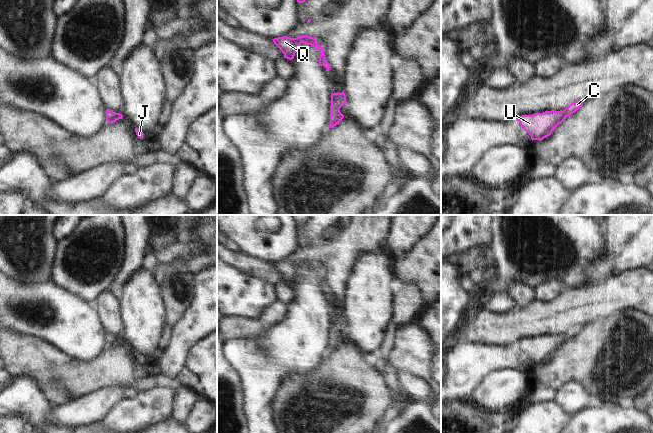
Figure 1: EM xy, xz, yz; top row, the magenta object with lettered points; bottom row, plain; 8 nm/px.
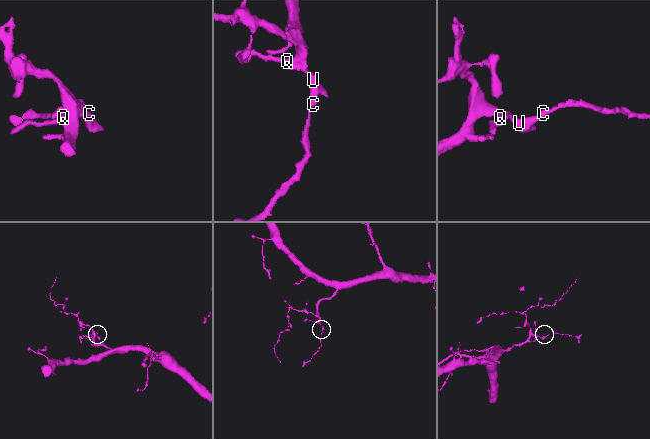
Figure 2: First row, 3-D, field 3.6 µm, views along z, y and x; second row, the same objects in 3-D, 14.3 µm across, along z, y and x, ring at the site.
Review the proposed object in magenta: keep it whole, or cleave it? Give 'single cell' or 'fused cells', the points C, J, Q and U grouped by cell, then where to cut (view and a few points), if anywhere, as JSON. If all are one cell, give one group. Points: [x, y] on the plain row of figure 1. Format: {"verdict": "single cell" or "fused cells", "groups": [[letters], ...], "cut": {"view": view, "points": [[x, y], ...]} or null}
{"verdict": "single cell", "groups": [["C", "J", "Q", "U"]], "cut": null}

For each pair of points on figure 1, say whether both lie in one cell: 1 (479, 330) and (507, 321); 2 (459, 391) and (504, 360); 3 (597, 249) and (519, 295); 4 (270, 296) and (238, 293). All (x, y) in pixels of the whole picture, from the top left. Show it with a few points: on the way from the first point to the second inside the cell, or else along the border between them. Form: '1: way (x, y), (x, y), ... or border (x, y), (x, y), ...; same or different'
1: way (486, 328), (500, 328); same
2: way (469, 380), (489, 360), (493, 360); same
3: border (508, 286), (513, 283), (525, 282), (535, 289); different
4: way (262, 295), (246, 295); same

